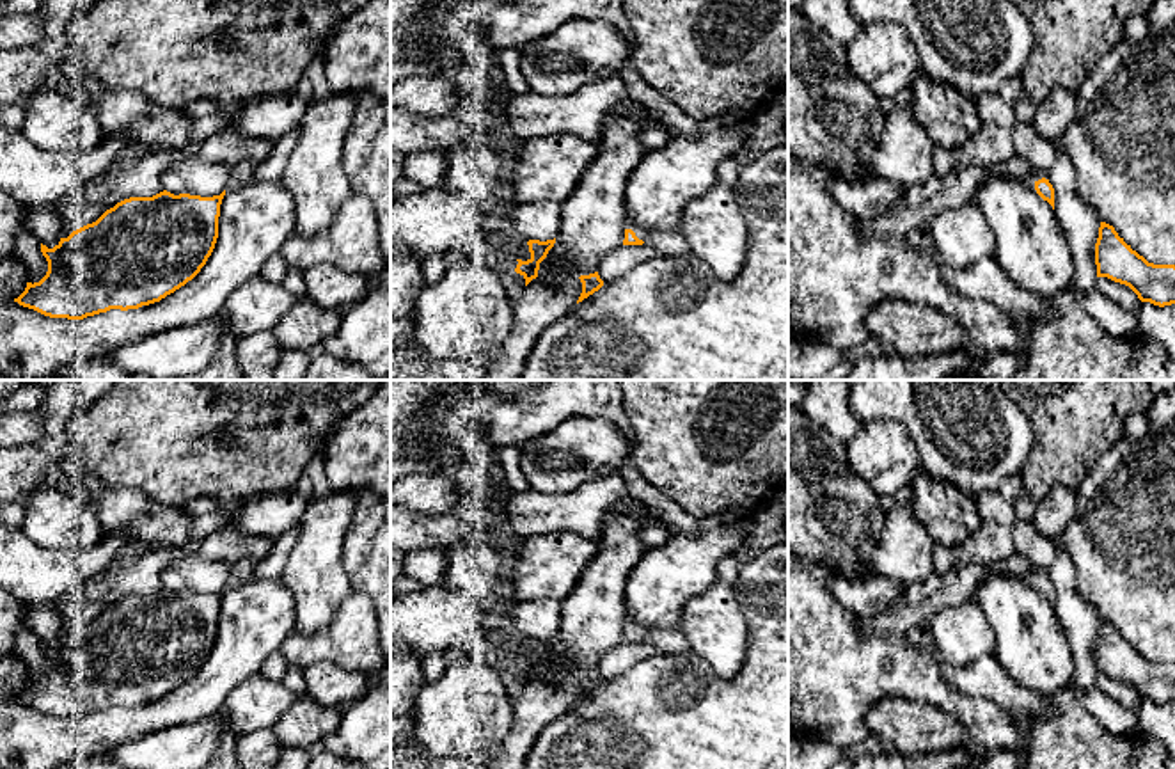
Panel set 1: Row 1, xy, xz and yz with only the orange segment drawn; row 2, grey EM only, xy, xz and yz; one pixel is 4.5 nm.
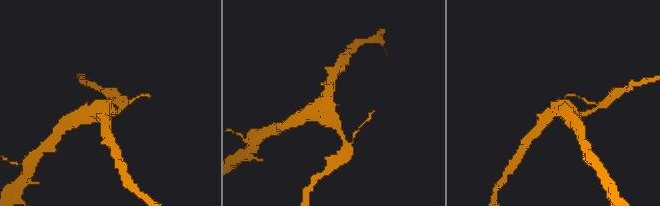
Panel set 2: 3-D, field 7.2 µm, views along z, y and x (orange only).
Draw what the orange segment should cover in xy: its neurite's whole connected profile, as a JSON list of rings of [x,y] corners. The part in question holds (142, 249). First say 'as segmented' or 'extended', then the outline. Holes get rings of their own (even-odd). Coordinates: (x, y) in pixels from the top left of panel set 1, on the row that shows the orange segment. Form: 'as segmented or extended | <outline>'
as segmented | [[[167,190],[153,197],[130,197],[106,210],[96,222],[73,231],[67,238],[41,252],[48,261],[48,272],[39,282],[27,282],[25,291],[14,298],[23,307],[50,318],[83,320],[110,309],[138,309],[160,302],[192,281],[211,256],[218,238],[220,195],[201,197],[190,194],[174,195]]]

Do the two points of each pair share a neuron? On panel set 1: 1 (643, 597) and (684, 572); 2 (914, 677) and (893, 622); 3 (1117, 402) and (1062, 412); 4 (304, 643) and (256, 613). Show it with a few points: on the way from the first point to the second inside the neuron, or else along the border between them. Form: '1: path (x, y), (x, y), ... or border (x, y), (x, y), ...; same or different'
1: path (654, 592), (673, 574); same
2: border (858, 624), (865, 633), (904, 634); different
3: path (1103, 402), (1076, 402); same
4: border (293, 631), (277, 649); different

